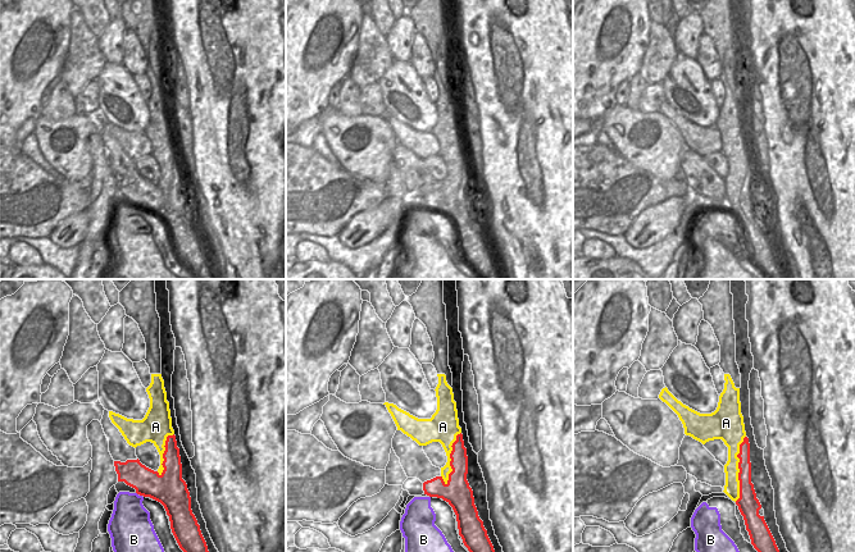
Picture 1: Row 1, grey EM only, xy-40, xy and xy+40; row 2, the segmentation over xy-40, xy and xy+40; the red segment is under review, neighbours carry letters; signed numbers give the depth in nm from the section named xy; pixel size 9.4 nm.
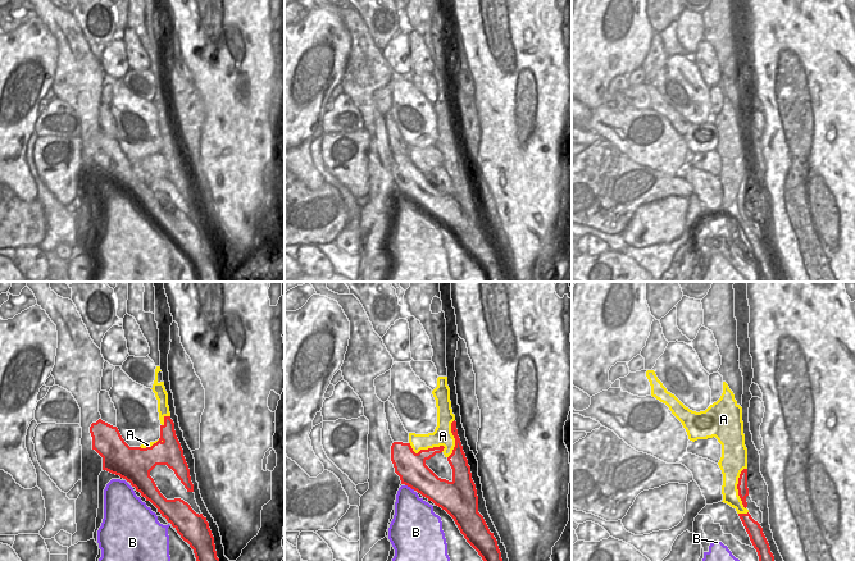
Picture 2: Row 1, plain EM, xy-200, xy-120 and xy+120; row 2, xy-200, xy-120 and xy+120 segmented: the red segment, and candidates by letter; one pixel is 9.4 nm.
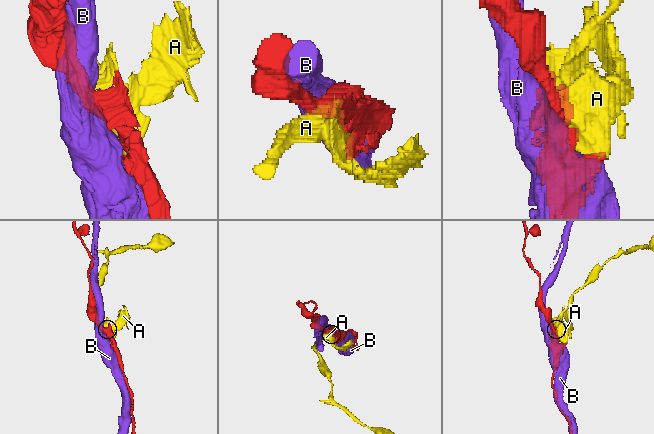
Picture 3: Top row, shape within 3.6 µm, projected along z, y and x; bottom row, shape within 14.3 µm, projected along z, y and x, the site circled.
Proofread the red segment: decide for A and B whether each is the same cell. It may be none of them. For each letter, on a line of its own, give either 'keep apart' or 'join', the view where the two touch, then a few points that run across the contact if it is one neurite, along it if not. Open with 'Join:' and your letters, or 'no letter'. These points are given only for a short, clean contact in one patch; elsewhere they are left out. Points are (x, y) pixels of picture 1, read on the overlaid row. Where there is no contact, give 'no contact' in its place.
Join: no letter
A: keep apart; contact in xy+40
B: keep apart; no contact

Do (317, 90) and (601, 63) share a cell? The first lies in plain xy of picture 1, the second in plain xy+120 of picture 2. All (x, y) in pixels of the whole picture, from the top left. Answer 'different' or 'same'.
same

